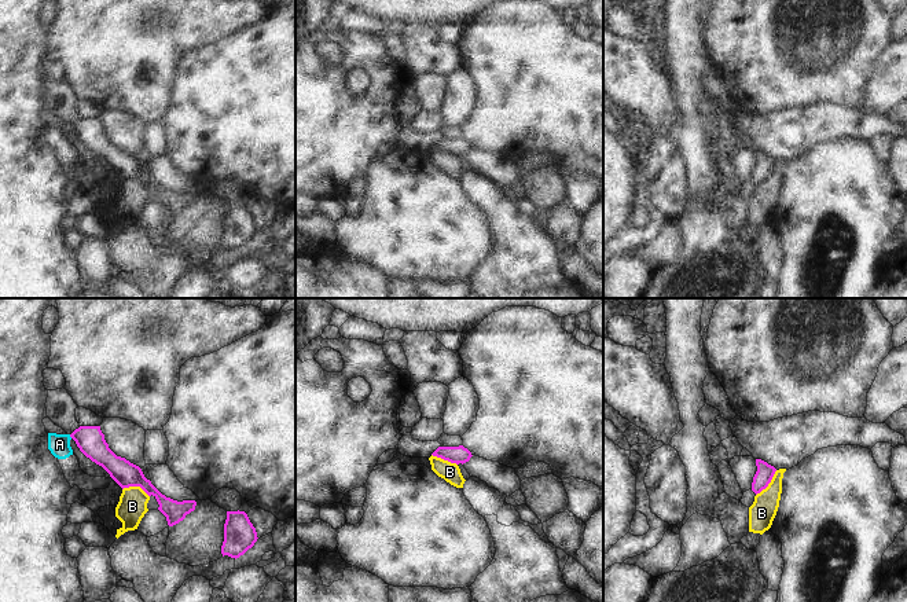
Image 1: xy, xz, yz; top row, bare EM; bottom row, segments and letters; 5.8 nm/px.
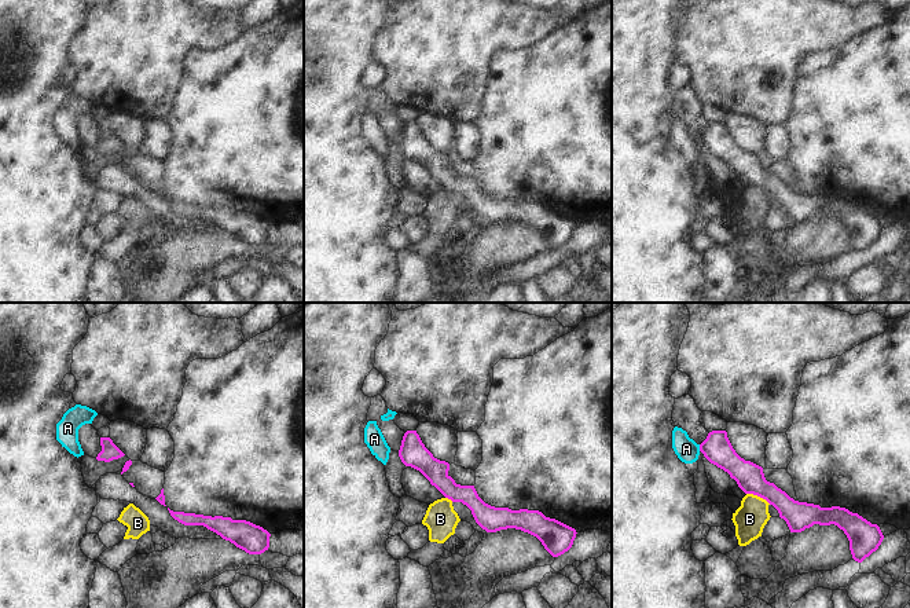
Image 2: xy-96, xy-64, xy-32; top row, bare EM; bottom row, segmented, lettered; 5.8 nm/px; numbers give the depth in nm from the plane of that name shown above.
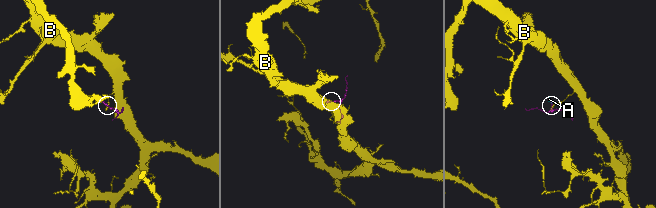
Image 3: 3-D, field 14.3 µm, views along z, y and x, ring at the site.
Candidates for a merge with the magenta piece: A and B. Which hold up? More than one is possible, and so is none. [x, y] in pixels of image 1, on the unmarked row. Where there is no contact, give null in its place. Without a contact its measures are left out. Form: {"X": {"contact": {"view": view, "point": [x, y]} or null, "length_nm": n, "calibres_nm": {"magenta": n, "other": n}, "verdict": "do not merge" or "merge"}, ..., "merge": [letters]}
{"A": {"contact": {"view": "xy", "point": [70, 128]}, "length_nm": 30, "calibres_nm": {"magenta": 160, "other": 130}, "verdict": "do not merge"}, "B": {"contact": {"view": "yz", "point": [768, 175]}, "length_nm": 200, "calibres_nm": {"magenta": 100, "other": 160}, "verdict": "do not merge"}, "merge": []}

